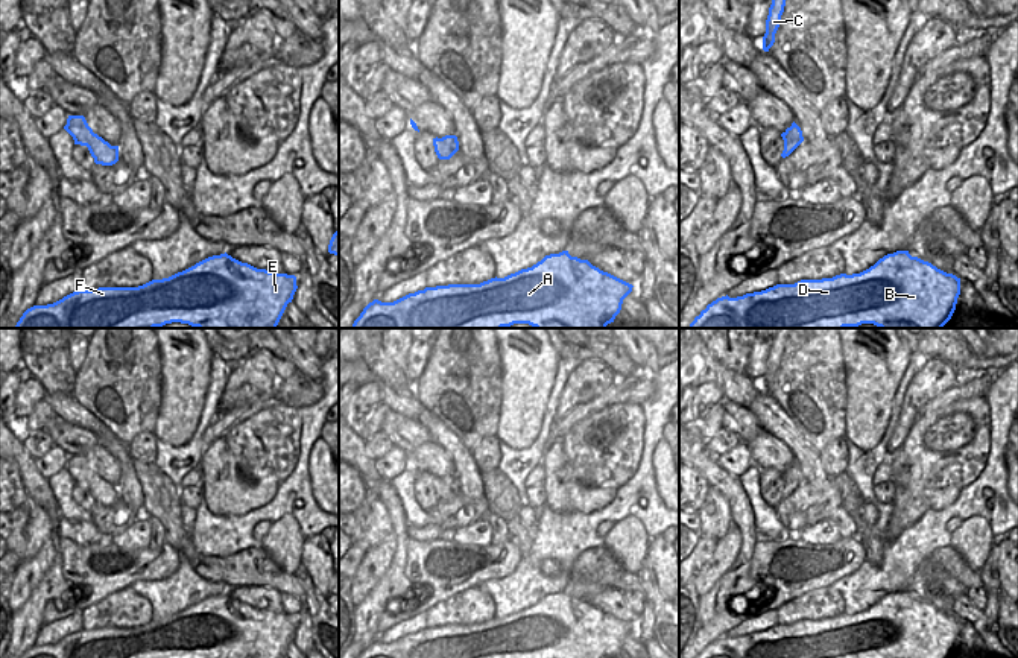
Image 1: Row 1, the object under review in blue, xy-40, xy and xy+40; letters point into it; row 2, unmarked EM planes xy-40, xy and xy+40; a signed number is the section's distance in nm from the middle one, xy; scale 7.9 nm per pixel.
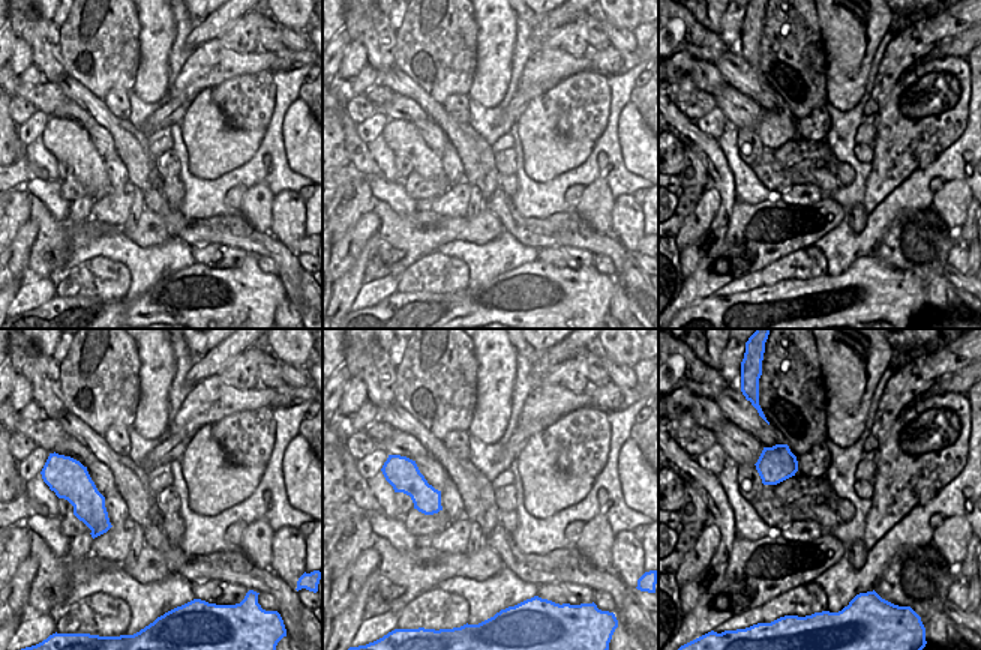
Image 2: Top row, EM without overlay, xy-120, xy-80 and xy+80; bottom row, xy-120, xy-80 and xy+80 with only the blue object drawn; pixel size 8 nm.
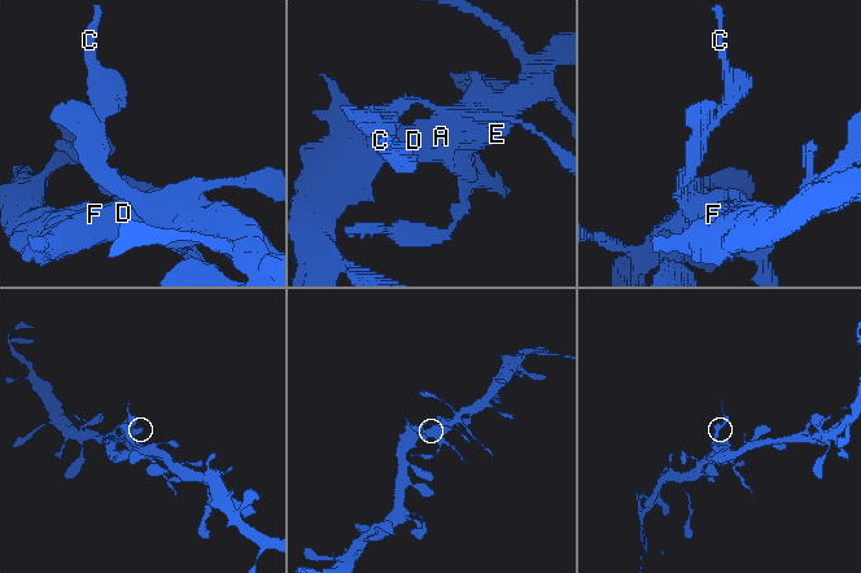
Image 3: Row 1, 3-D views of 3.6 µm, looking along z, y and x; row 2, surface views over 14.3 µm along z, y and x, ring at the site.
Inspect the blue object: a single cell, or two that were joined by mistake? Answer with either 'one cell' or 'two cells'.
one cell

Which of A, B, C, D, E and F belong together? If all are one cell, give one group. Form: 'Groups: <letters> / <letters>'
Groups: A B C D E F

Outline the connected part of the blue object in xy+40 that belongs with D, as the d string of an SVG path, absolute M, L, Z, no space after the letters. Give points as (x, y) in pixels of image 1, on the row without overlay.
M896 591L860 614L776 625L743 637L722 637L696 658L951 658L960 635L960 618L928 602Z

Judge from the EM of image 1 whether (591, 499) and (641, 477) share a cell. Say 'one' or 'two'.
two

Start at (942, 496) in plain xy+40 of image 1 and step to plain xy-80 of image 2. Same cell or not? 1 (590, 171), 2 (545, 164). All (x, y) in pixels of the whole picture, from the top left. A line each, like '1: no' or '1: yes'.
1: no
2: yes

